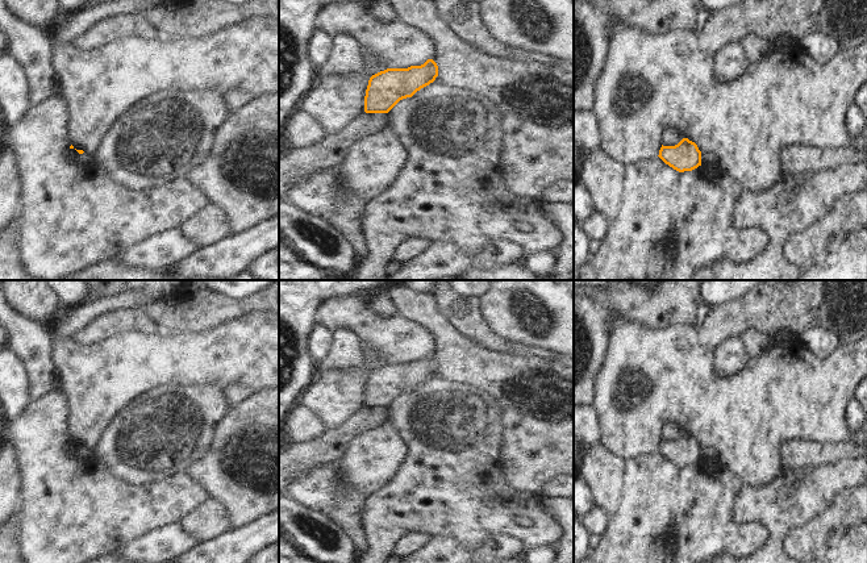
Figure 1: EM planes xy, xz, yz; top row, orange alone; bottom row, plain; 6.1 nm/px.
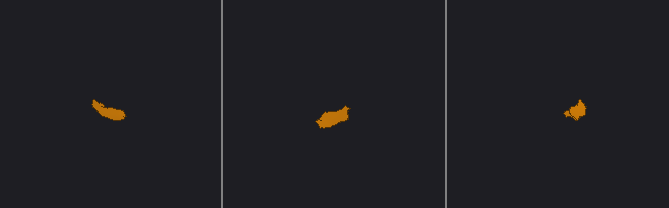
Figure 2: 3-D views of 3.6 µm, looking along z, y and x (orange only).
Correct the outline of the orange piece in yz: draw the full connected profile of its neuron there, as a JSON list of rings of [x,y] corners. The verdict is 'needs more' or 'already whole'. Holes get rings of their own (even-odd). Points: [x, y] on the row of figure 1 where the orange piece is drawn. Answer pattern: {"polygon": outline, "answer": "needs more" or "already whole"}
{"polygon": [[[683,138],[675,146],[663,146],[658,155],[666,164],[679,172],[692,171],[701,166],[701,151],[688,138]]], "answer": "already whole"}

